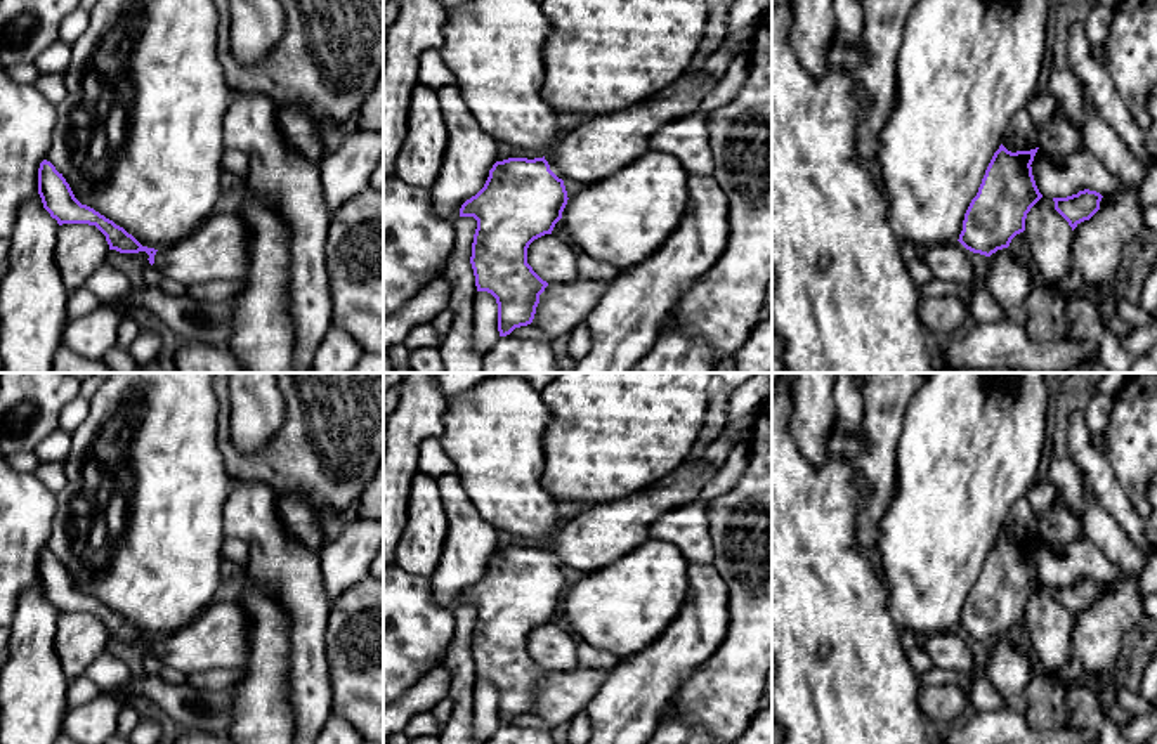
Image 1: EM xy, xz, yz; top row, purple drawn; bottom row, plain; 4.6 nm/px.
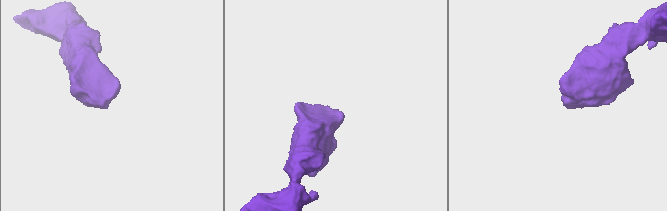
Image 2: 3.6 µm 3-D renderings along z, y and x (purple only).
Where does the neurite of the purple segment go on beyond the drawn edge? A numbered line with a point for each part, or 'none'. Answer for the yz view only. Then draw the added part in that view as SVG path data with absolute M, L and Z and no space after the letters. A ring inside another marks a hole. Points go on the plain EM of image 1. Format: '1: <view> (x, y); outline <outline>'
1: yz (949, 649); outline M959 630L925 636L919 640L919 645L937 668L973 673L975 656Z

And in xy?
1: xy (219, 637); outline M212 602L191 623L160 636L154 656L186 675L243 668L250 652L250 621L238 602Z

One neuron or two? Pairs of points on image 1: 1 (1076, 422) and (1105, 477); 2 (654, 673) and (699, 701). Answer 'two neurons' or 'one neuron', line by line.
1: one neuron
2: two neurons

